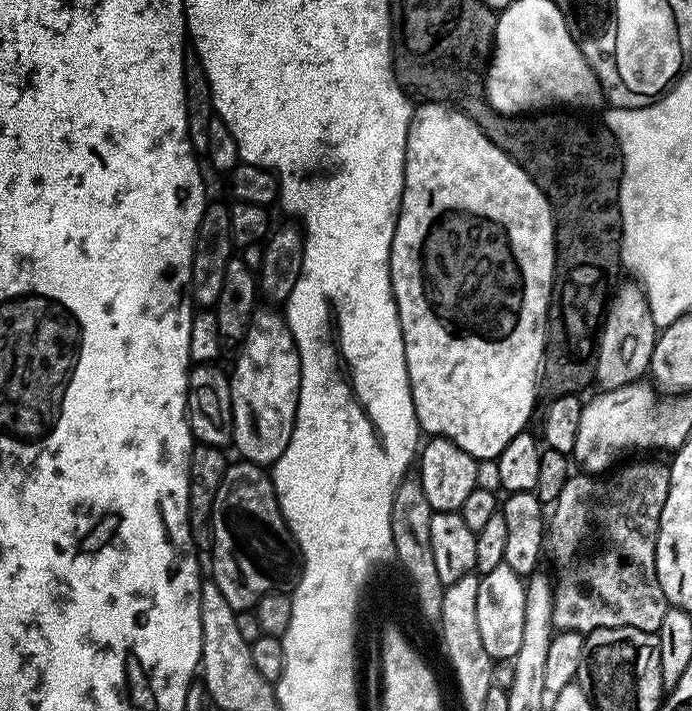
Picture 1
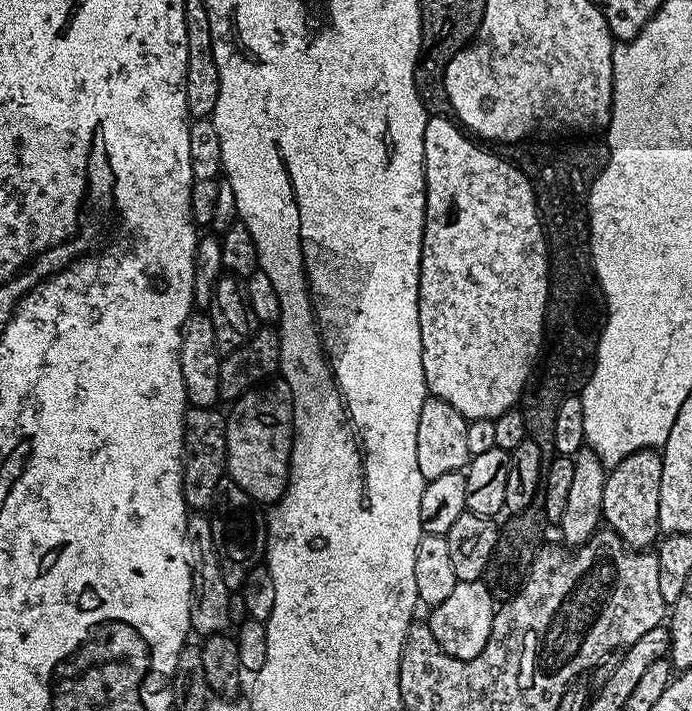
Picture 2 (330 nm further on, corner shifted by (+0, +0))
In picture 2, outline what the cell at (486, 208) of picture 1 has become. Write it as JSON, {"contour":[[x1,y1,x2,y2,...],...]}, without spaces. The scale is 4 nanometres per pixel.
{"contour":[[429,115,424,139,424,181,426,182,426,218,422,238,420,259,420,285,418,286,418,322,422,334,422,370,424,381,431,395,450,402,458,414,470,420,496,420,502,414,513,411,520,403,520,395,533,372,535,362,542,352,544,317,548,311,548,289,550,287,550,261,548,241,544,239,544,227,540,225,540,212,536,209,536,195,532,182,516,167,511,159,503,160,475,144,447,115]]}

